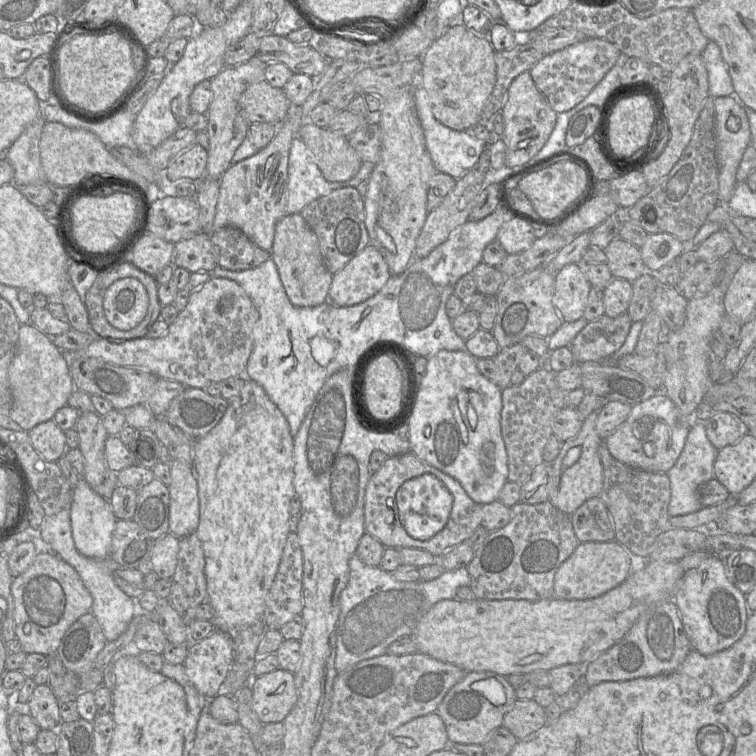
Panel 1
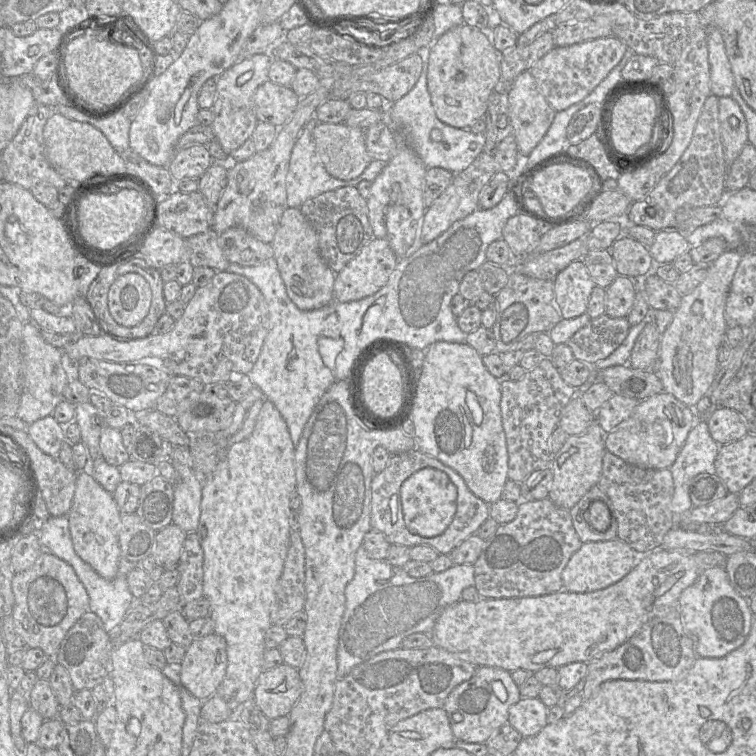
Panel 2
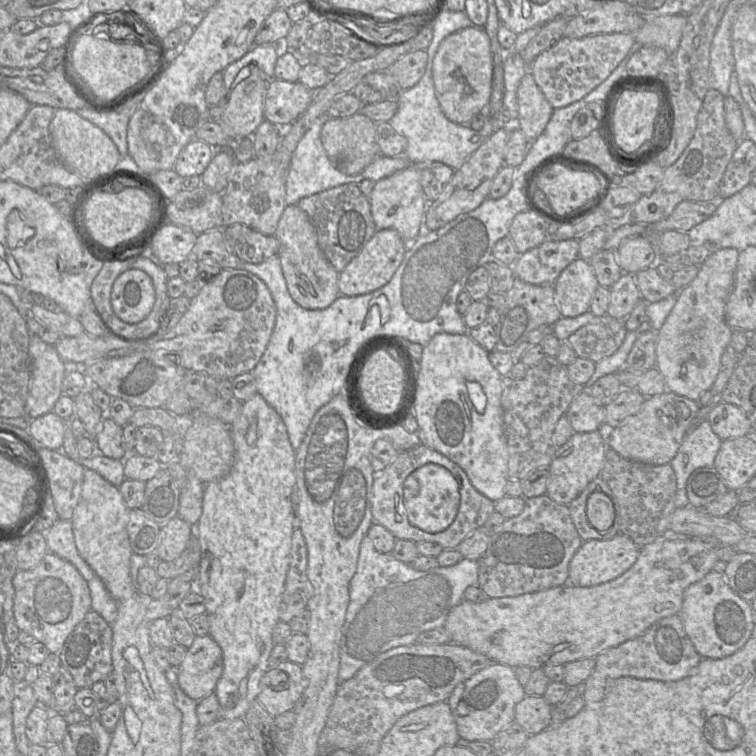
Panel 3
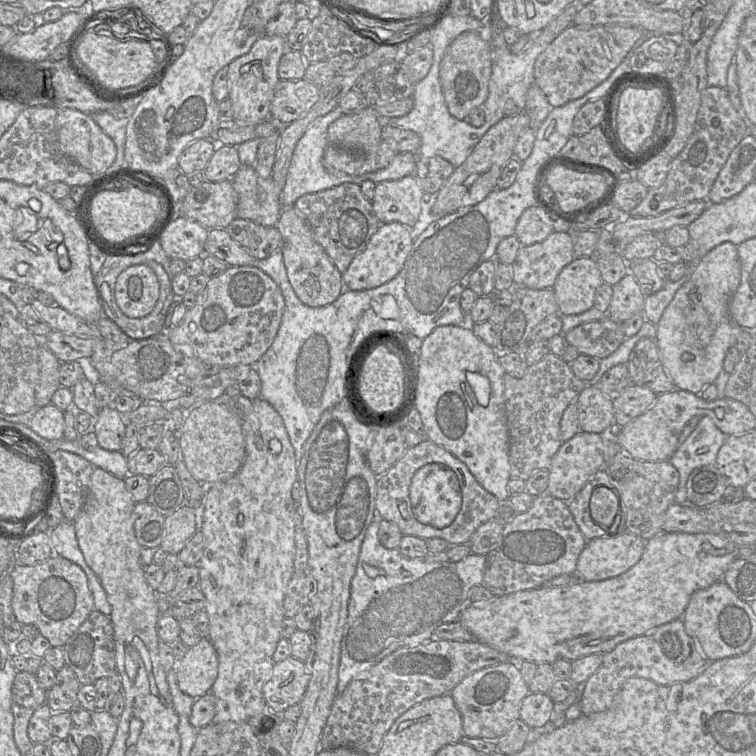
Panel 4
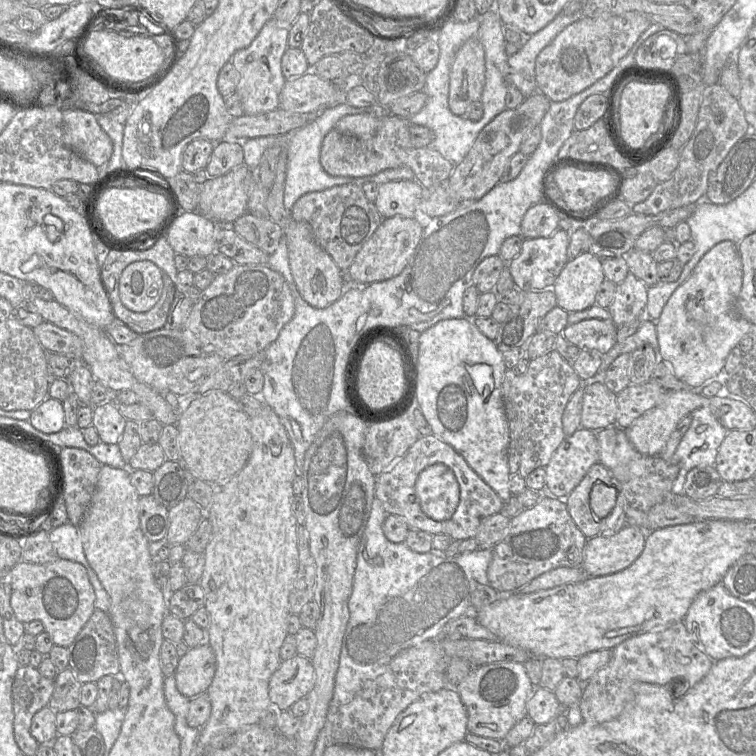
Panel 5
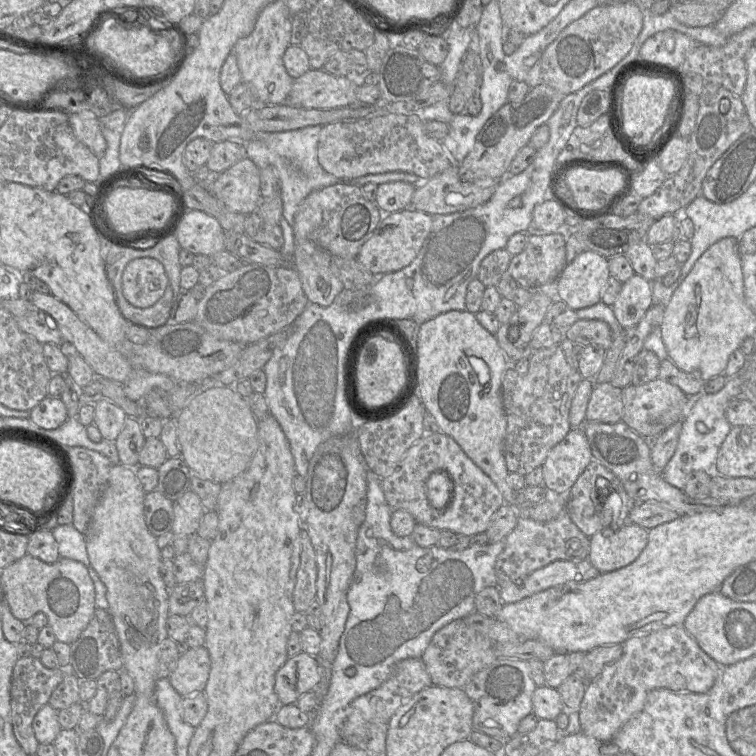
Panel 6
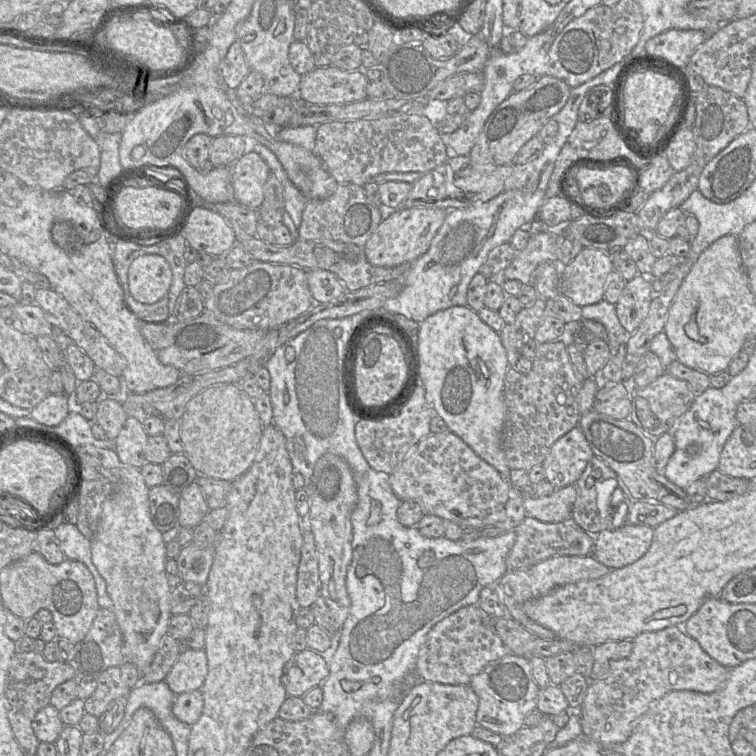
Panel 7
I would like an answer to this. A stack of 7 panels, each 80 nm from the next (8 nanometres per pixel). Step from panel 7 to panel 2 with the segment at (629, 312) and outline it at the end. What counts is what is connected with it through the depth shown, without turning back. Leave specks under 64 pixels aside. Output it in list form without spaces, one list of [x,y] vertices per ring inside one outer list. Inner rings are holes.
[[[618,275],[606,288],[606,311],[610,317],[627,317],[637,293],[637,281]]]

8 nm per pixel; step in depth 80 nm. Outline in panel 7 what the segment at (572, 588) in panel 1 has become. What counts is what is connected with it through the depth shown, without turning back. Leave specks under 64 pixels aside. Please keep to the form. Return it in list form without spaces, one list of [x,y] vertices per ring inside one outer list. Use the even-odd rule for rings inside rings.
[[[625,523],[594,536],[594,557],[608,568],[617,569],[643,557],[651,546],[654,528]]]

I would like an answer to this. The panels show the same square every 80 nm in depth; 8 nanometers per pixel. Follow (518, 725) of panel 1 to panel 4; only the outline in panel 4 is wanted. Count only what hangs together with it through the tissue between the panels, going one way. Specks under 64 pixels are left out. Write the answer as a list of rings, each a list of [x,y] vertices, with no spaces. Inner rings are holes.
[[[530,692],[521,702],[520,719],[531,729],[552,725],[554,702],[547,693]]]

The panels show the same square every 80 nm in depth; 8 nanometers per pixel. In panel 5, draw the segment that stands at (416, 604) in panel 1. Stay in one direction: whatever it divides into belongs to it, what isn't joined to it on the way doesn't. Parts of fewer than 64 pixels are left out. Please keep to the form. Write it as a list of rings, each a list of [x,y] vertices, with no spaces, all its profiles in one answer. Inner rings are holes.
[[[375,497],[358,547],[352,594],[348,601],[350,616],[342,639],[328,720],[332,720],[338,709],[355,697],[366,681],[382,675],[398,653],[442,637],[443,629],[449,621],[464,615],[474,615],[478,609],[473,609],[471,595],[479,585],[489,584],[487,570],[492,559],[492,549],[476,549],[453,557],[437,553],[443,551],[417,553],[409,549],[404,542],[393,543],[385,537],[382,525],[387,515],[381,501]]]

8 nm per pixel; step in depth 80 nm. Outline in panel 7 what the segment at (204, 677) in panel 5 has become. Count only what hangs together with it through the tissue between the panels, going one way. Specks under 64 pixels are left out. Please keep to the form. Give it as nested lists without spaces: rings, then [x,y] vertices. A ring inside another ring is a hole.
[[[204,649],[180,653],[165,678],[170,690],[179,695],[200,690],[208,672],[208,660]]]

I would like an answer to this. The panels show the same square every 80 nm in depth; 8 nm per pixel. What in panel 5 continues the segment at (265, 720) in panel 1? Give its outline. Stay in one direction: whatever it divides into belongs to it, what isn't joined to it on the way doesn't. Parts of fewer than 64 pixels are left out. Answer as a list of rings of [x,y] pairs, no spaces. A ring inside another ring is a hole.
[[[295,655],[281,662],[269,681],[269,698],[277,711],[288,710],[295,702],[305,698],[315,683],[315,670],[311,660]]]

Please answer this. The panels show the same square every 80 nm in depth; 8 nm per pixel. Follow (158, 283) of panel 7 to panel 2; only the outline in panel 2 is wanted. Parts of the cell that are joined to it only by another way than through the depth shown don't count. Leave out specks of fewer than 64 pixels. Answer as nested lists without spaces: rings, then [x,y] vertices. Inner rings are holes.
[[[137,273],[118,276],[108,291],[108,308],[121,326],[139,325],[148,315],[152,293],[147,280]]]

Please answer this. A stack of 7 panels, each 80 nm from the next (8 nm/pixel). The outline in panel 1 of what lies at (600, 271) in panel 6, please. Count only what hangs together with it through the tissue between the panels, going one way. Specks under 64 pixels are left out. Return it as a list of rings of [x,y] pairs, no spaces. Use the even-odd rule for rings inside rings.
[[[577,263],[567,264],[554,274],[553,304],[564,322],[583,317],[590,289]]]

